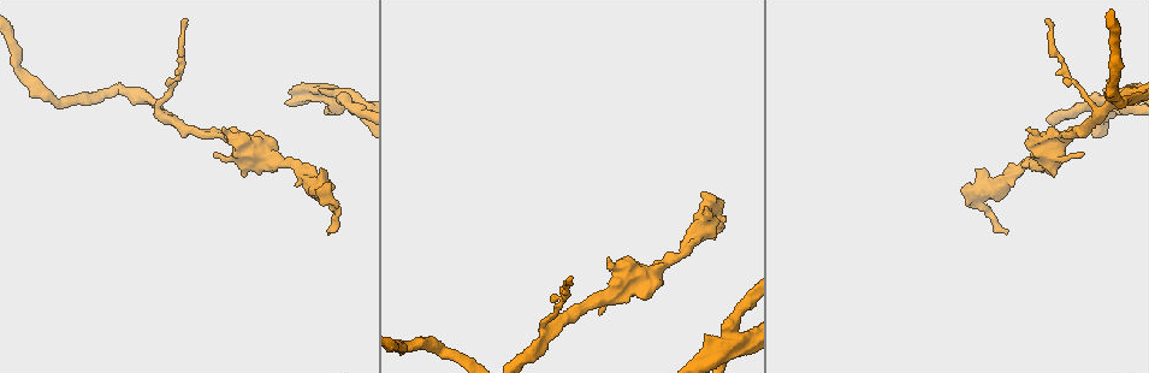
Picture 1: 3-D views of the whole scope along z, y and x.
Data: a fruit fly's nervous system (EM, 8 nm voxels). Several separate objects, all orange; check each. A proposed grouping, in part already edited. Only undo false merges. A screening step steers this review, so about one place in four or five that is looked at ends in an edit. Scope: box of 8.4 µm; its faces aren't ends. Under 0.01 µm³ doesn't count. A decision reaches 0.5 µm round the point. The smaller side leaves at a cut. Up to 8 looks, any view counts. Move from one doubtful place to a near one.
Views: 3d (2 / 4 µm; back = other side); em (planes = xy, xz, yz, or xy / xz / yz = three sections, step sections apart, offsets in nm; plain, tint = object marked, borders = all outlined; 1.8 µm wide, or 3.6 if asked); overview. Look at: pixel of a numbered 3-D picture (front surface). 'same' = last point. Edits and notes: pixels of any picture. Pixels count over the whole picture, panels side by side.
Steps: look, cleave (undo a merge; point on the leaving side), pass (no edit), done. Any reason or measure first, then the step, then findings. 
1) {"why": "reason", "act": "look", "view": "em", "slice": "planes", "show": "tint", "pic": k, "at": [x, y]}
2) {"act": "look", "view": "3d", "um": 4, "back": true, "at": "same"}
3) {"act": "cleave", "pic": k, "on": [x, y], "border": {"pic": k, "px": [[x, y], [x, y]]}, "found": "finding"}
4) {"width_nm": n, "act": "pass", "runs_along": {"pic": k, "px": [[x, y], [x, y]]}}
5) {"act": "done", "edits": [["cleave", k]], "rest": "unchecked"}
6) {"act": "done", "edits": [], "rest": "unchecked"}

{"why": "looks like a crossing", "act": "look", "view": "3d", "um": 4, "pic": 1, "at": [726, 351]}

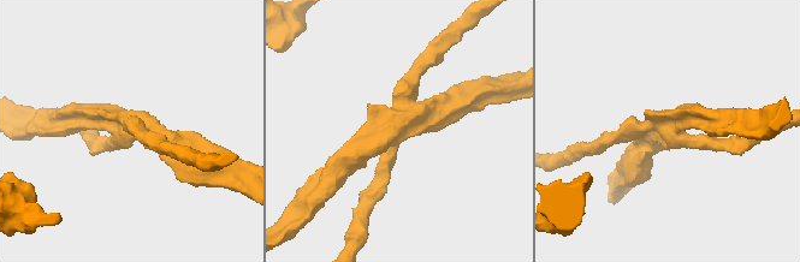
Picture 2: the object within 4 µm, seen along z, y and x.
{"why": "need the tissue", "act": "look", "view": "em", "slice": "planes", "show": "tint", "pic": 2, "at": [402, 129]}

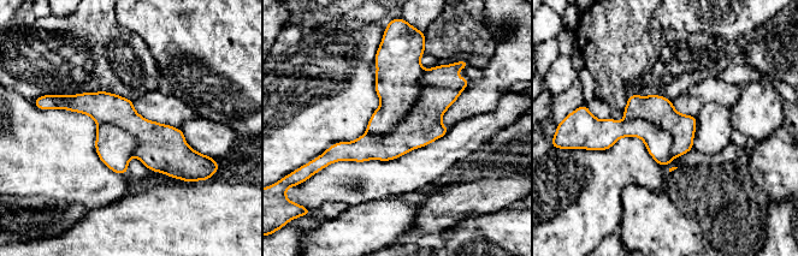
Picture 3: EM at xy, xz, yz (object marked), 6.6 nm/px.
{"act": "cleave", "pic": 3, "on": [398, 77], "found": "two neurons meet here"}

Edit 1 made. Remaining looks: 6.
{"why": "see it whole again", "act": "look", "view": "overview"}

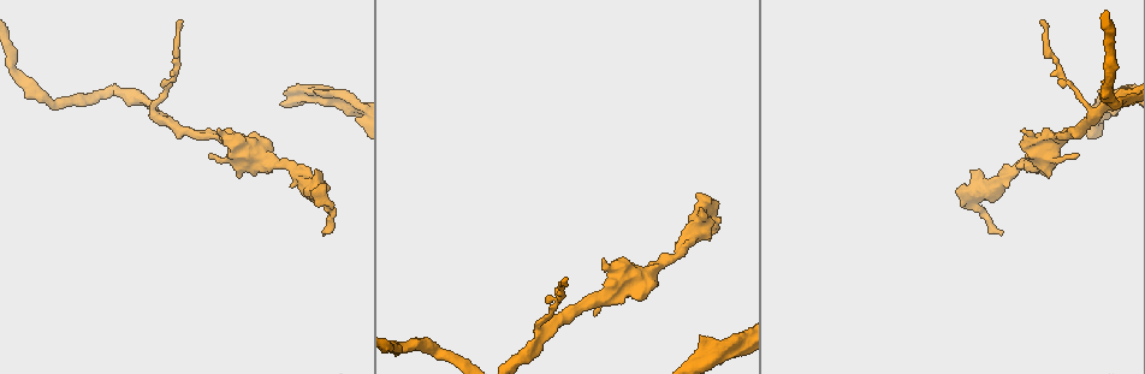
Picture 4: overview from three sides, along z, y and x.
{"why": "sudden change in width", "act": "look", "view": "em", "slice": "planes", "show": "tint", "pic": 4, "at": [314, 195]}

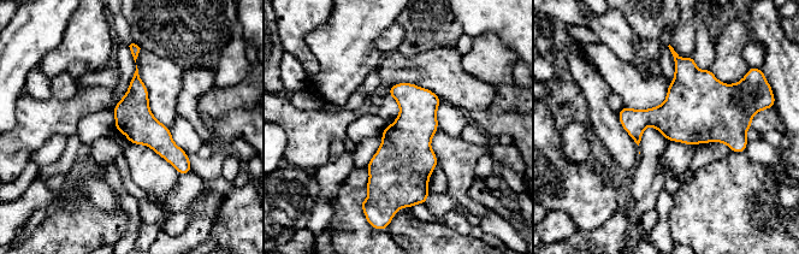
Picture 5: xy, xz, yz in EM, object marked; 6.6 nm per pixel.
{"act": "pass", "found": "continuous, no second neuron"}

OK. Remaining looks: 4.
{"why": "thick turns thin", "act": "look", "view": "3d", "um": 4, "pic": 4, "at": [618, 291]}

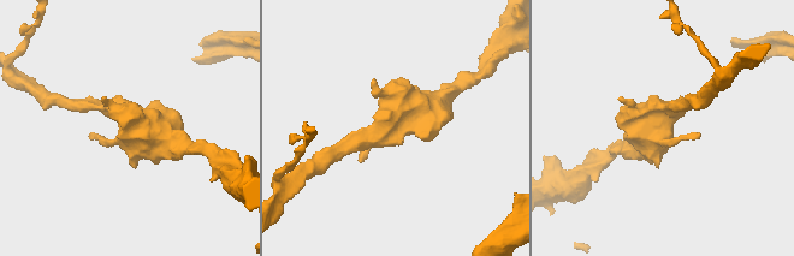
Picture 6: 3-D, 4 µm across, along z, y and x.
{"act": "look", "view": "em", "um": 3.6, "slice": "yz", "step": 8, "show": "plain", "pic": 6, "at": [663, 117]}

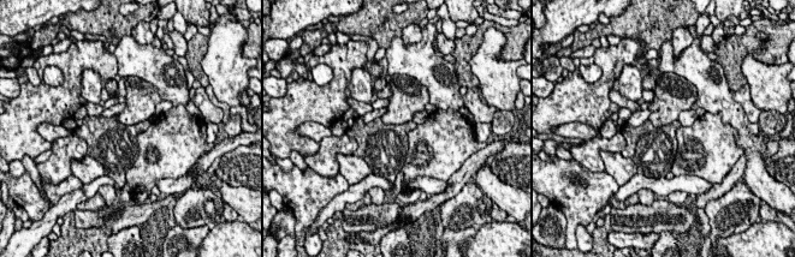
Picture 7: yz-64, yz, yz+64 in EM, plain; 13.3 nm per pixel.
{"why": "with the object marked", "act": "look", "view": "em", "um": 3.6, "slice": "yz", "step": 8, "show": "tint", "at": "same"}

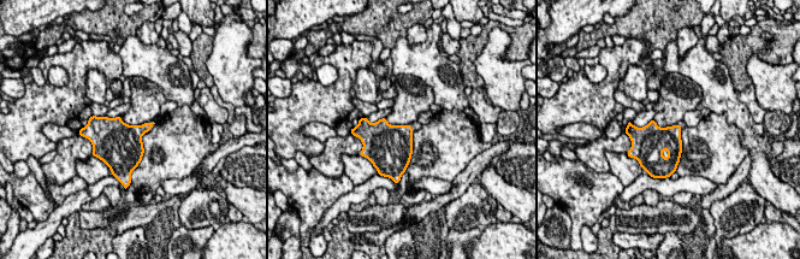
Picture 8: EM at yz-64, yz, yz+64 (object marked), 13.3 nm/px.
{"width_nm": 380, "act": "pass", "found": "continuous, no second neuron"}

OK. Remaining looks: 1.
{"act": "done", "edits": [["cleave", 3]], "rest": "unchecked"}

